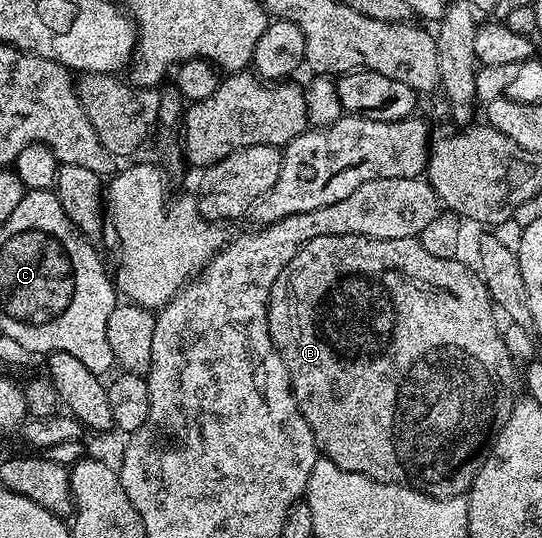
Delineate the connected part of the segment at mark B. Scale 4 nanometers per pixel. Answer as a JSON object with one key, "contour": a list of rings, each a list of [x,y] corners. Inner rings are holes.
{"contour":[[[329,235],[308,241],[284,265],[280,277],[272,285],[268,305],[268,327],[275,349],[280,353],[288,369],[290,387],[296,397],[296,405],[312,429],[319,452],[331,459],[340,469],[348,469],[361,475],[371,474],[375,479],[392,483],[405,483],[426,495],[449,497],[466,495],[476,473],[488,454],[490,426],[494,423],[494,406],[498,403],[499,420],[510,416],[516,402],[514,395],[514,367],[516,360],[508,353],[502,340],[502,331],[494,320],[496,308],[481,275],[473,266],[465,267],[461,258],[441,259],[432,257],[424,249],[421,238],[373,239],[363,235]]]}

